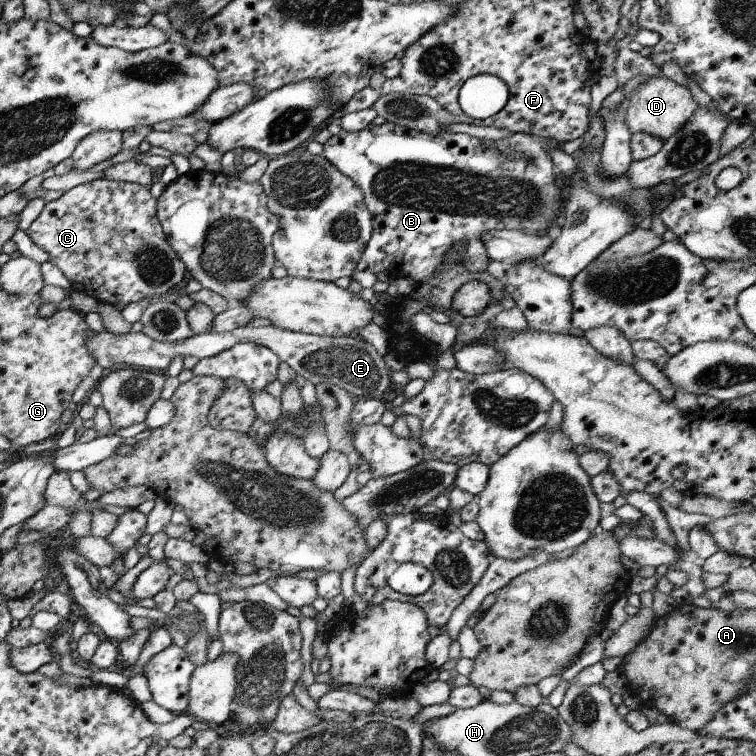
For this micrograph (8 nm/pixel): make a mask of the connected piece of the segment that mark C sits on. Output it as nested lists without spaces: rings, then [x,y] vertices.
[[[99,178],[88,183],[83,183],[69,190],[66,190],[59,198],[46,202],[39,215],[31,222],[30,226],[24,230],[29,240],[45,251],[49,262],[61,270],[61,274],[67,278],[72,285],[72,288],[79,288],[85,294],[93,297],[98,303],[107,303],[113,305],[118,311],[121,311],[126,304],[130,302],[139,302],[143,298],[161,294],[167,290],[179,288],[186,281],[186,268],[179,260],[179,257],[173,252],[171,246],[164,237],[159,219],[156,217],[156,199],[151,197],[149,193],[150,185],[141,186],[128,182],[108,181],[107,179]]]

